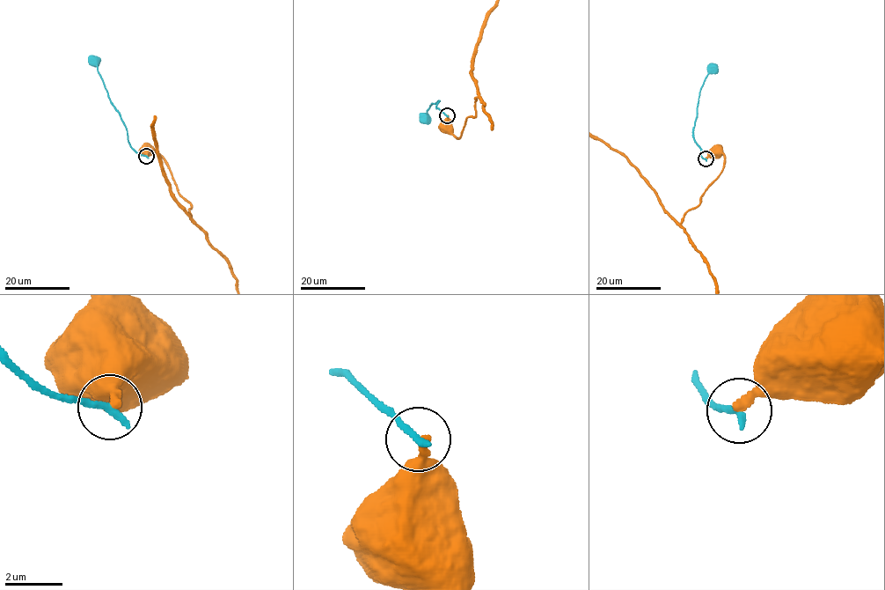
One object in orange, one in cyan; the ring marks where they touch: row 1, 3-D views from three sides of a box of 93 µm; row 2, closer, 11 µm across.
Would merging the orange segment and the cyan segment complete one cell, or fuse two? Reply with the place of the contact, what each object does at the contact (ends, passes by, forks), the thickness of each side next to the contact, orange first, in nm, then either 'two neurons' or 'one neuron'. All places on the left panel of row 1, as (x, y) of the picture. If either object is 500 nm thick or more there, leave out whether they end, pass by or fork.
at (146, 156); orange ends there; cyan ends there; 360 nm thick on the orange side, 300 nm on the other; two neurons

